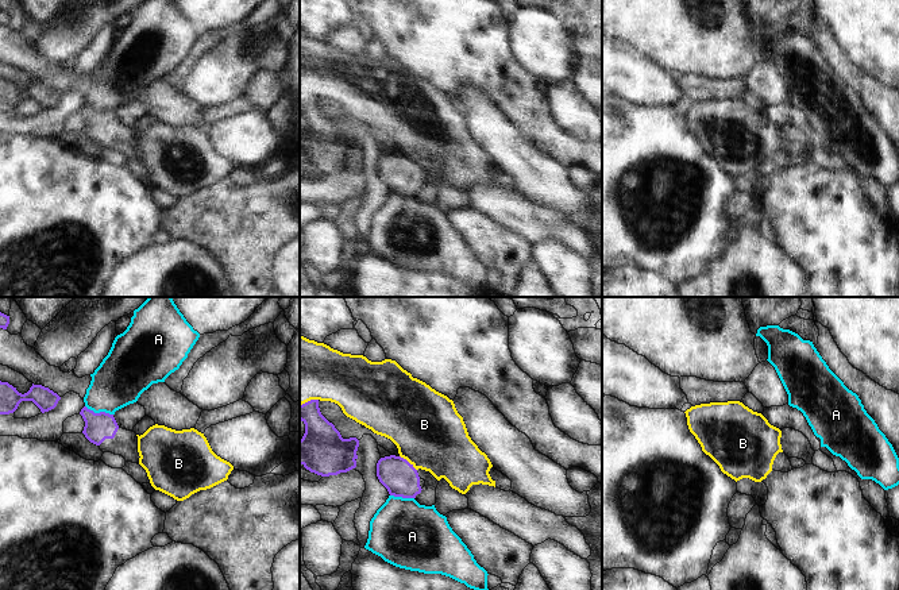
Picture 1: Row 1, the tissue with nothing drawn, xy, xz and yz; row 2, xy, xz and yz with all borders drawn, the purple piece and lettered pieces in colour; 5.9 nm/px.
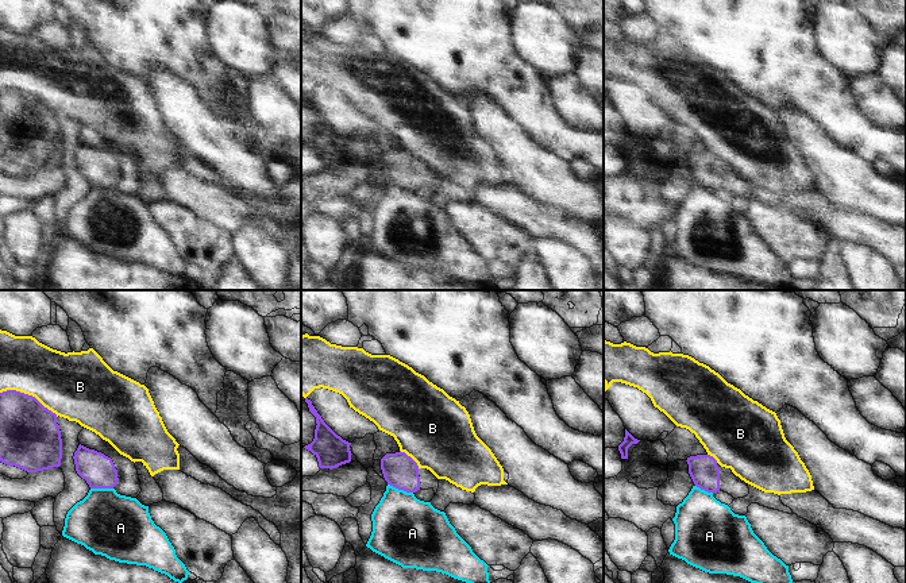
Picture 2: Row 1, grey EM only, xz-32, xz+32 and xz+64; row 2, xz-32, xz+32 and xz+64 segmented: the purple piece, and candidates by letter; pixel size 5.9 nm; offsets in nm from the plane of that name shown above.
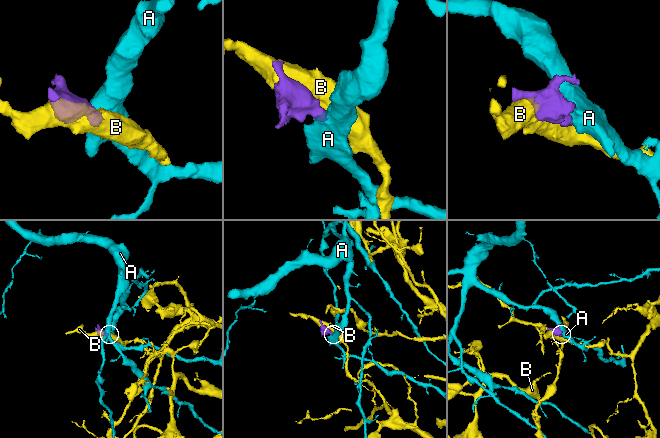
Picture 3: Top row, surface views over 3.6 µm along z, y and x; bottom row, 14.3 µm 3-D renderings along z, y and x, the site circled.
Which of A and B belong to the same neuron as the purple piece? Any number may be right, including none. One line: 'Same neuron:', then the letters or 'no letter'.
Same neuron: no letter

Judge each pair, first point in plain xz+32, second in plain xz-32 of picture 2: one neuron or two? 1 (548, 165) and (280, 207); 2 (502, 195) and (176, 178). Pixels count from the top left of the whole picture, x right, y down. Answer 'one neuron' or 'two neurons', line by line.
1: two neurons
2: one neuron

